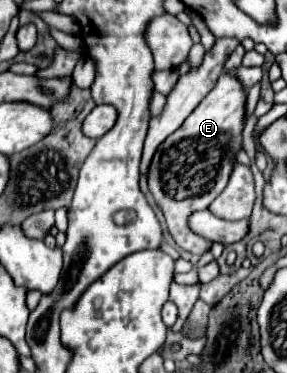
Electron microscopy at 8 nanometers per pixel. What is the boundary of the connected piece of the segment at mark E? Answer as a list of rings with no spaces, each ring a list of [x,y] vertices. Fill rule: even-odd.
[[[223,73],[209,95],[185,119],[185,123],[175,133],[171,133],[165,143],[159,145],[151,161],[149,189],[163,209],[169,233],[173,235],[175,243],[189,253],[203,255],[213,245],[213,241],[203,239],[189,229],[189,215],[207,209],[215,197],[221,195],[229,181],[237,153],[243,149],[241,133],[245,127],[245,103],[247,91],[241,81],[237,81],[233,73]]]

